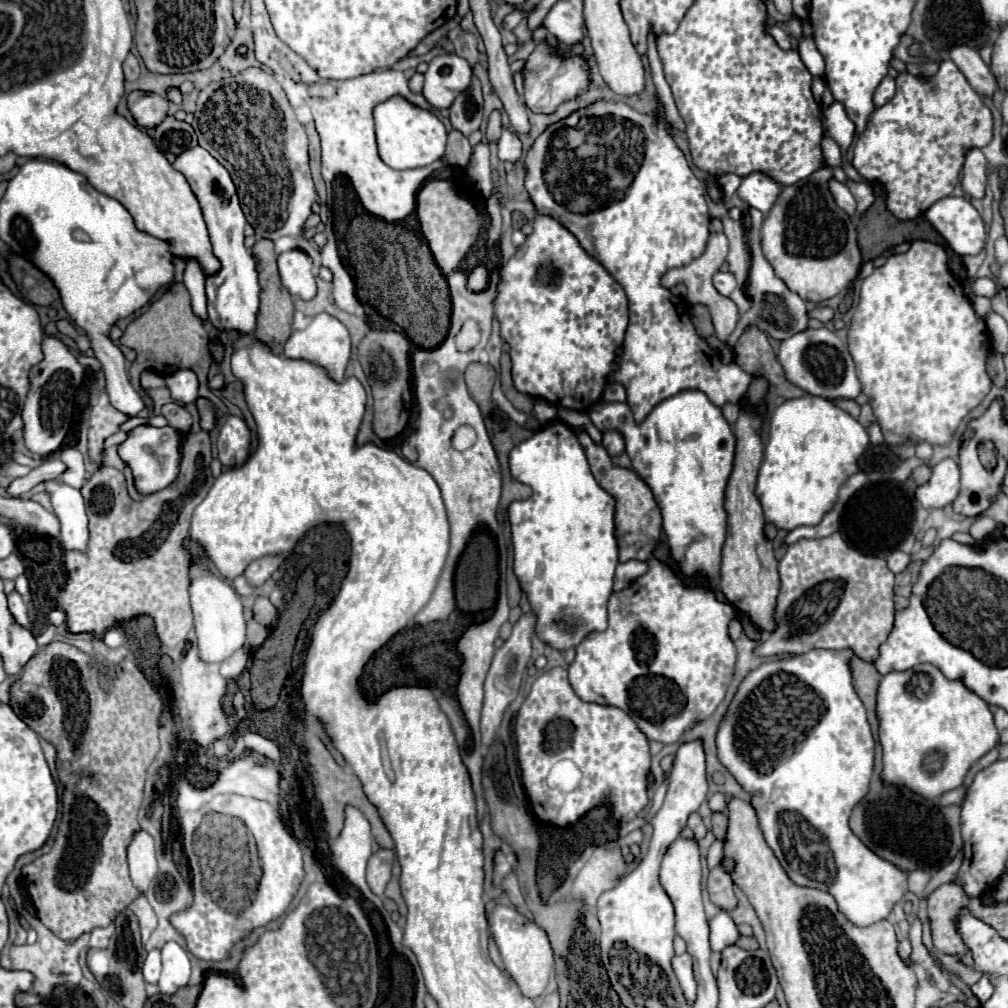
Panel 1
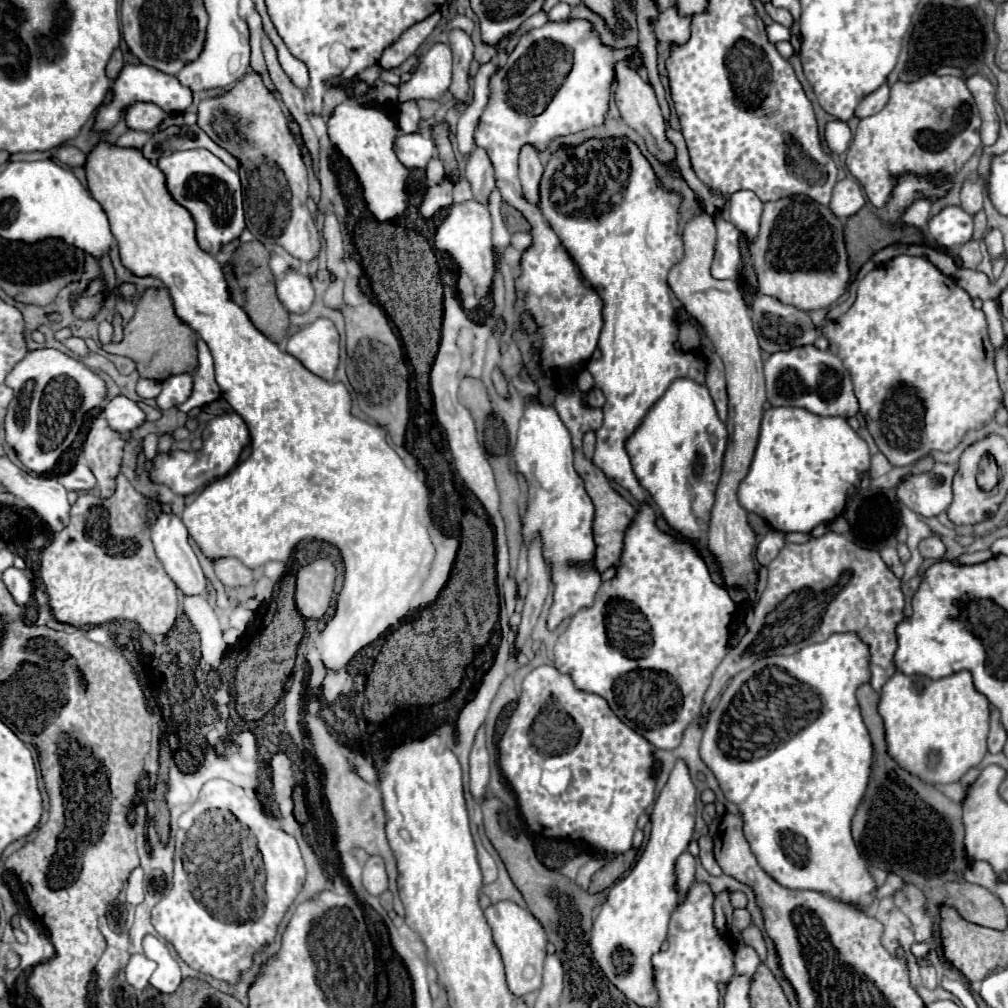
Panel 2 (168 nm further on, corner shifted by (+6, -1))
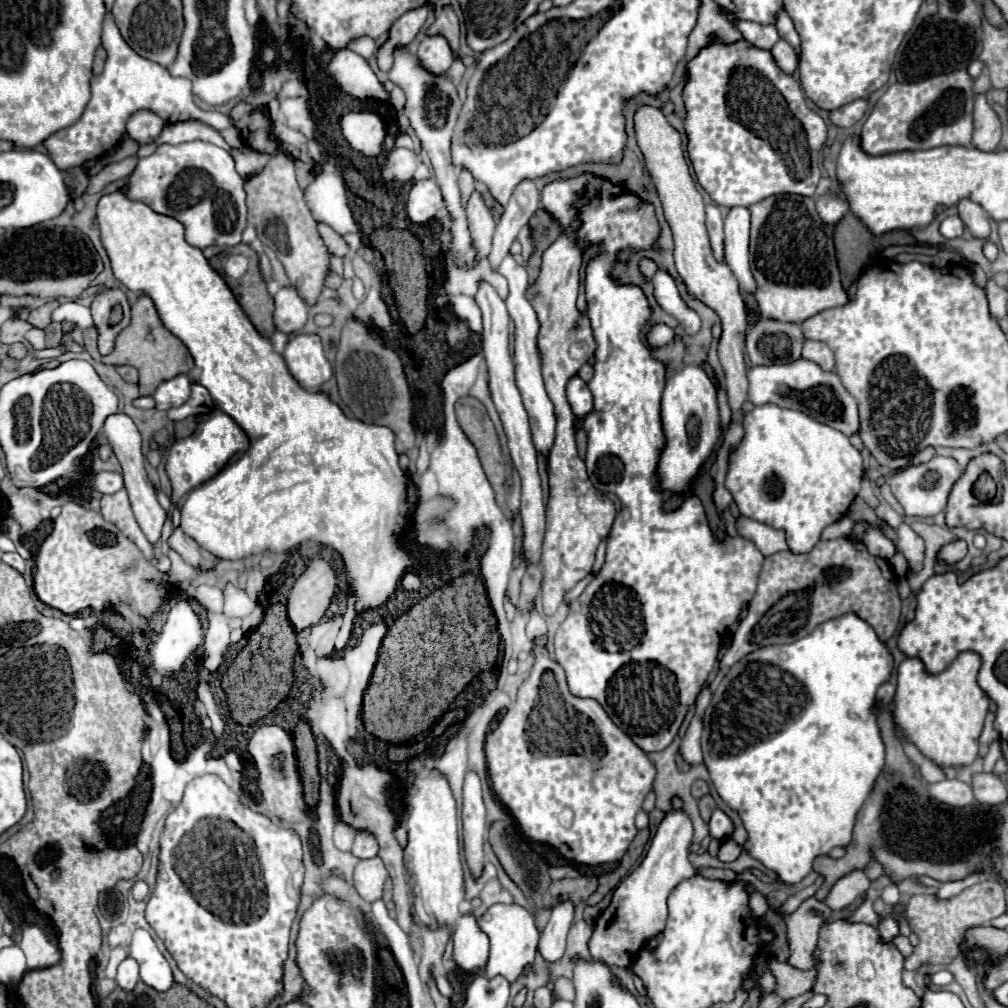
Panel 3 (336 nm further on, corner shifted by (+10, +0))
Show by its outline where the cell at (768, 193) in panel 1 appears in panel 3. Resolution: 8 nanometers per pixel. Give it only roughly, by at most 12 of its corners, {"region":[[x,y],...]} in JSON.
{"region":[[732,208],[724,220],[726,264],[740,292],[754,292],[748,262],[750,210]]}

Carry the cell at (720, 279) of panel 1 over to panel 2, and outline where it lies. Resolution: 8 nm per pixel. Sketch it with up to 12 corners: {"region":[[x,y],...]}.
{"region":[[720,215],[712,275],[738,279],[740,233]]}

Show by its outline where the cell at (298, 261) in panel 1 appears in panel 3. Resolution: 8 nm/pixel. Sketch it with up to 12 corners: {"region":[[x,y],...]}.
{"region":[[284,286],[274,296],[276,328],[292,334],[308,320],[298,290]]}

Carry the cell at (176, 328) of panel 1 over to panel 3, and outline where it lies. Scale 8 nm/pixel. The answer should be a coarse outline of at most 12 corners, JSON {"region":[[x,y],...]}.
{"region":[[150,296],[132,304],[104,364],[140,372],[140,394],[194,368]]}

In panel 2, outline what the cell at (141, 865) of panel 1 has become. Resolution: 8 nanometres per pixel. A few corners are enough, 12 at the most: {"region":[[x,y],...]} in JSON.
{"region":[[134,869],[128,887],[126,899],[132,905],[144,901],[144,873]]}

